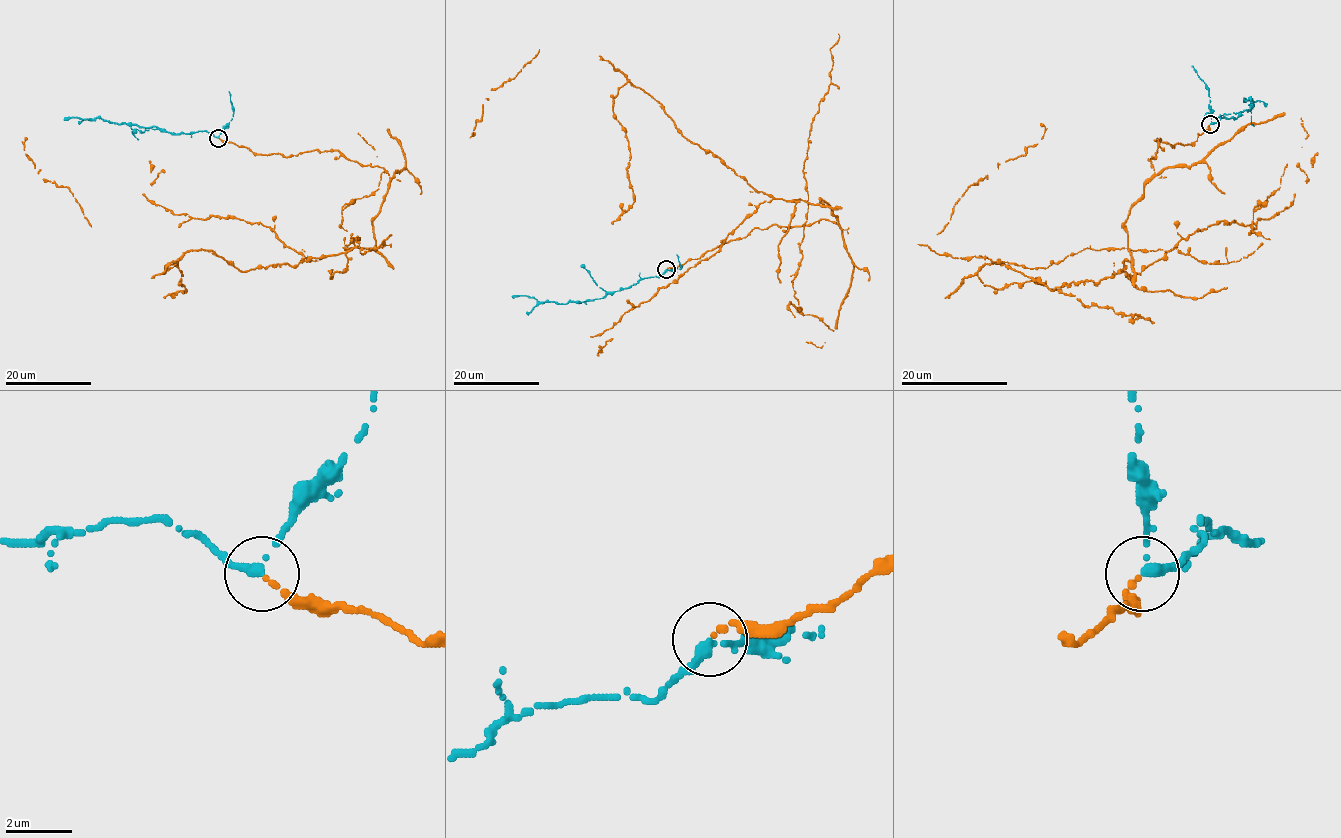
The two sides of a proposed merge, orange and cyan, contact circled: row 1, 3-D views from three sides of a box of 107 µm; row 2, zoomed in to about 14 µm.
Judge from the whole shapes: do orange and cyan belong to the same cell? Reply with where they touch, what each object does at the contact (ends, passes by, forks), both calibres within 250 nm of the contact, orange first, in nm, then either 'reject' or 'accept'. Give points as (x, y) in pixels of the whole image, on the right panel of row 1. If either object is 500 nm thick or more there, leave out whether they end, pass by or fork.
(1210, 124) | orange ends | cyan passes by | 180/240 nm | accept

